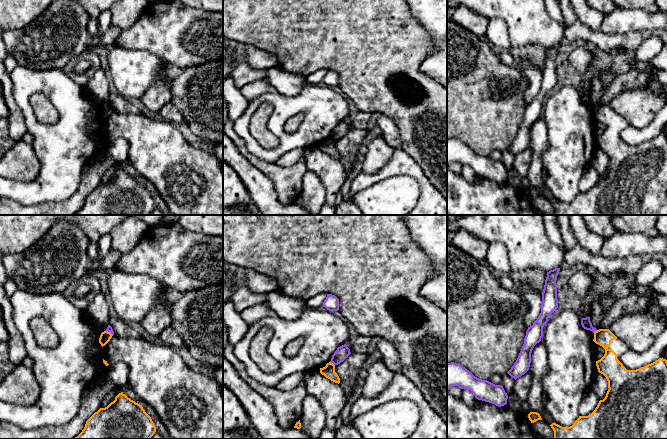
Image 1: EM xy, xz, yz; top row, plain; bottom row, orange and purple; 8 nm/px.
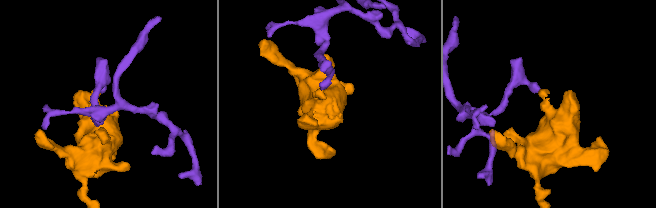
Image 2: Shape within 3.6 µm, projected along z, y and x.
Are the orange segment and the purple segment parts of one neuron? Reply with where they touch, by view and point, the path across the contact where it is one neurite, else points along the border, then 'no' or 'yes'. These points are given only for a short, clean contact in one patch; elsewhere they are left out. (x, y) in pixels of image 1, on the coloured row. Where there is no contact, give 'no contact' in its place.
xz (332, 363) | along xz (330, 361), (334, 365) | no

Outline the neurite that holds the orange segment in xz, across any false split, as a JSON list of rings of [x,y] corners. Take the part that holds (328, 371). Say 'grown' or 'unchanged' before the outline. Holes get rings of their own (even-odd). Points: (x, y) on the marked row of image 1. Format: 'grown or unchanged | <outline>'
unchanged | [[[329,362],[325,367],[320,368],[320,373],[331,381],[338,384],[340,383],[340,378],[335,372],[335,365],[333,363]]]

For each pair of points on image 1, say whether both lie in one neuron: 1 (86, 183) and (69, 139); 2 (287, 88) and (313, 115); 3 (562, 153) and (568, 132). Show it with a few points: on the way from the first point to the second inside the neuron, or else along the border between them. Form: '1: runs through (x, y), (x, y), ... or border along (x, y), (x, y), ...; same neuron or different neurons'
1: border along (89, 159), (83, 169), (80, 184), (72, 194); different neurons
2: border along (303, 86), (294, 95), (283, 95), (273, 90); different neurons
3: runs through (566, 148), (566, 137); same neuron

